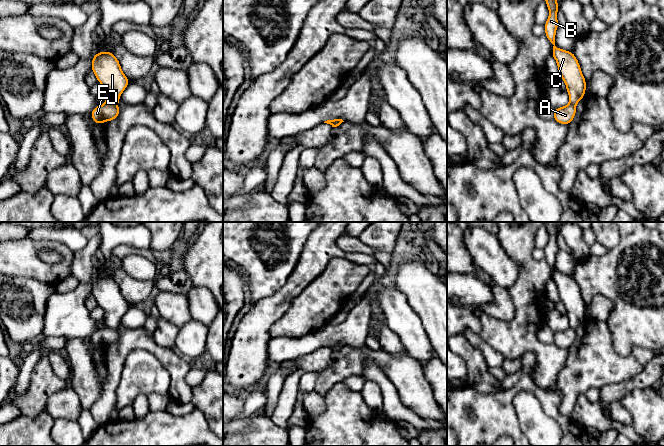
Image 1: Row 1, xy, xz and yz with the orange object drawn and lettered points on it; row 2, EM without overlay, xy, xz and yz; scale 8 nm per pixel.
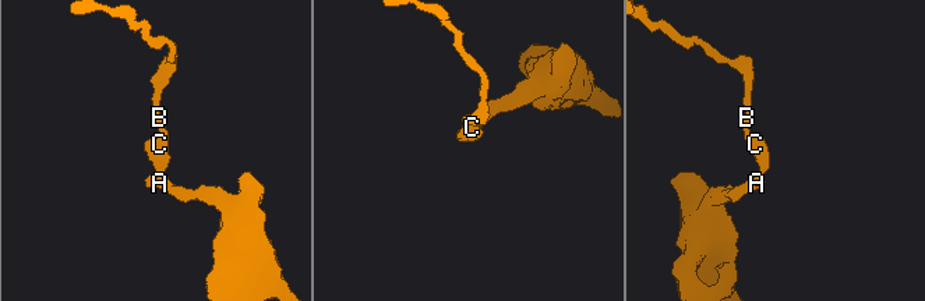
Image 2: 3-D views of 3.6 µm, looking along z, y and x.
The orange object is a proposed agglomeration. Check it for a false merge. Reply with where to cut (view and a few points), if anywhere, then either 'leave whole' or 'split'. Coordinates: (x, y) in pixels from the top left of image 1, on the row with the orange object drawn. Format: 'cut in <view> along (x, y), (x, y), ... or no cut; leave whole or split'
cut in xy along (107, 102), (116, 104); split

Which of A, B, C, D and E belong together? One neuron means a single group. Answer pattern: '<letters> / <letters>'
A E / B C D

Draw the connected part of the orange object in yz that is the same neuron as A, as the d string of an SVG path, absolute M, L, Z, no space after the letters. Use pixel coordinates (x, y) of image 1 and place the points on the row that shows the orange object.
M568 104L564 107L554 109L553 119L560 124L568 125L575 117L576 107L573 104Z

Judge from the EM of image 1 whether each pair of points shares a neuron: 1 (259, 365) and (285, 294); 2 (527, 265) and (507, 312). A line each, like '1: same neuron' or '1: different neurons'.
1: same neuron
2: different neurons

